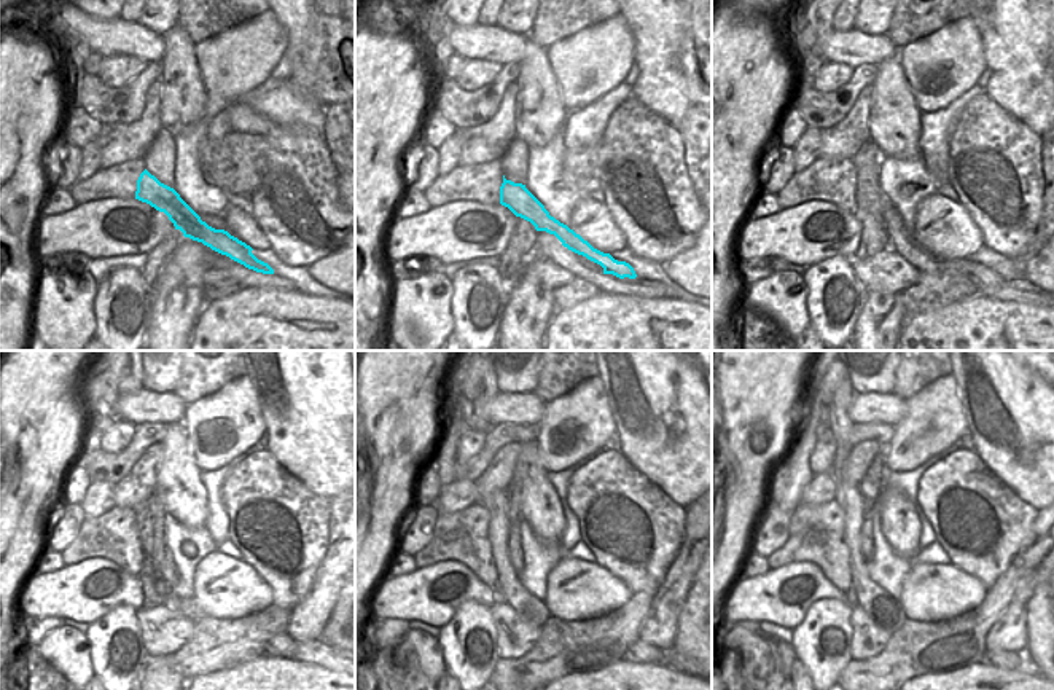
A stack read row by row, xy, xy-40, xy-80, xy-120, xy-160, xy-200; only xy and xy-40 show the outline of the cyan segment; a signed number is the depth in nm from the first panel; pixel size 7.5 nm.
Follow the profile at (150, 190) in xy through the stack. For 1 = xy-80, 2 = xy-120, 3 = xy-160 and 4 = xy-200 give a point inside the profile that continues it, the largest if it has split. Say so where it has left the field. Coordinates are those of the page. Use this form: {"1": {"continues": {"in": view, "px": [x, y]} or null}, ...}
{"1": {"continues": {"in": "xy-80", "px": [987, 282]}}, "2": {"continues": {"in": "xy-120", "px": [282, 646]}}, "3": {"continues": {"in": "xy-160", "px": [639, 652]}}, "4": {"continues": {"in": "xy-200", "px": [1005, 660]}}}

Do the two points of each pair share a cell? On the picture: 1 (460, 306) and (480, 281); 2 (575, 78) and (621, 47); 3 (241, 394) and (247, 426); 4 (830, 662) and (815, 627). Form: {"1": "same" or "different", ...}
{"1": "same", "2": "same", "3": "same", "4": "same"}

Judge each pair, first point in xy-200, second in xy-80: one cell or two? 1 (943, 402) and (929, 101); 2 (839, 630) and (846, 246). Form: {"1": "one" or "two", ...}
{"1": "one", "2": "two"}

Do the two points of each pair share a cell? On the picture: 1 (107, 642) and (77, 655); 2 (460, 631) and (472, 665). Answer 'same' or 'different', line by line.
1: different
2: same

